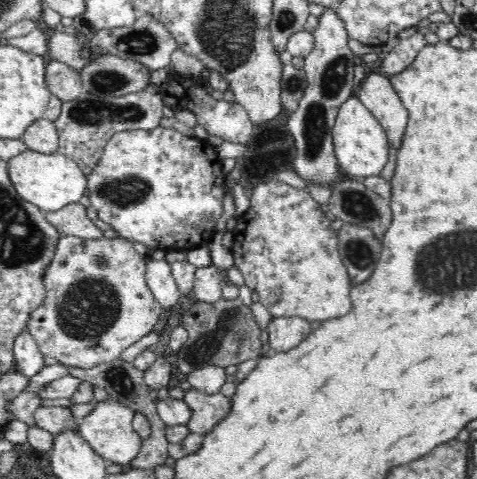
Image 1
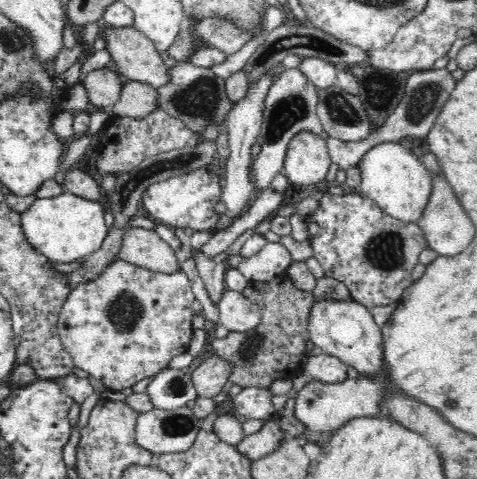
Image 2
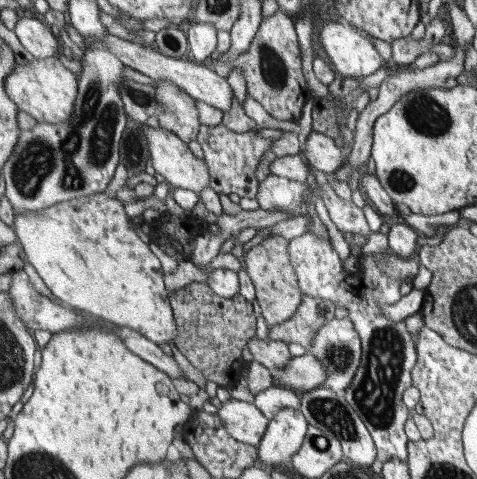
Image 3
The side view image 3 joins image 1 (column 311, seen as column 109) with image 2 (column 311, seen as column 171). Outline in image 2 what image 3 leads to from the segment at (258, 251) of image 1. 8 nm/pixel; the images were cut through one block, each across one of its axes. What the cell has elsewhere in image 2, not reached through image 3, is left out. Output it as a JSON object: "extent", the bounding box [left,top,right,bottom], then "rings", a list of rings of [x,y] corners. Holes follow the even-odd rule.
{"extent":[307,299,385,376],"rings":[[[314,299],[314,306],[307,316],[308,337],[318,351],[338,357],[346,366],[350,365],[362,375],[385,376],[382,363],[382,330],[374,321],[371,311],[353,299],[350,302]]]}

